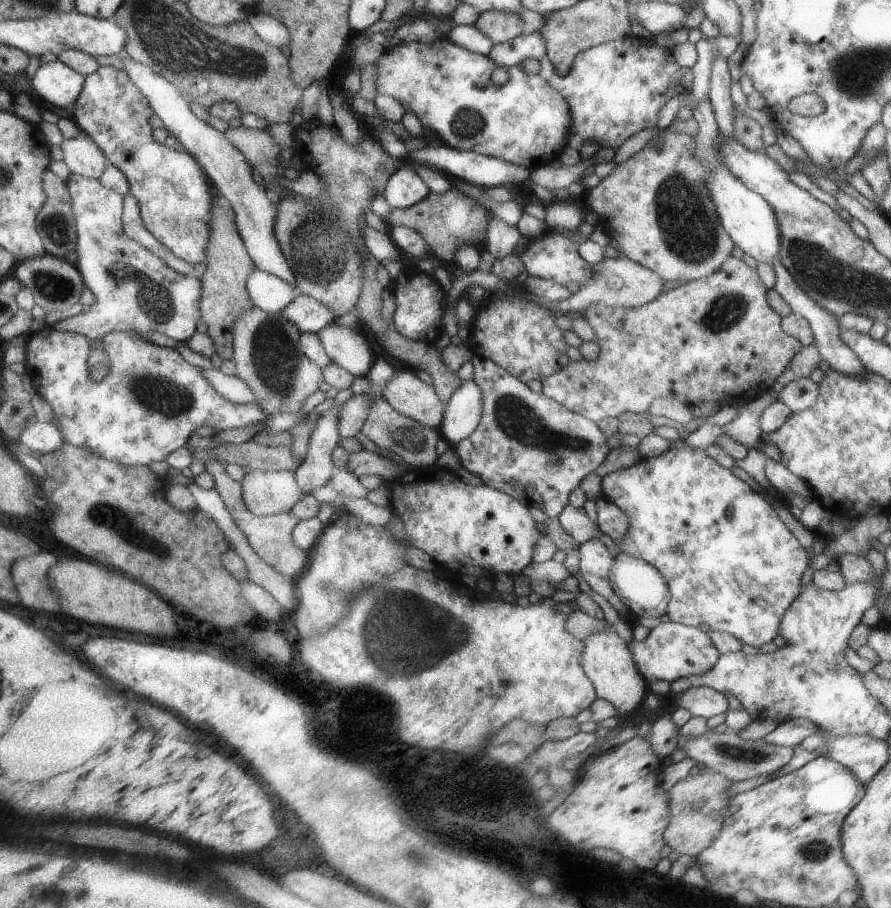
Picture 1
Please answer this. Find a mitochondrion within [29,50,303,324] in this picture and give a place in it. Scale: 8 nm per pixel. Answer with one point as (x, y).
(55, 225)

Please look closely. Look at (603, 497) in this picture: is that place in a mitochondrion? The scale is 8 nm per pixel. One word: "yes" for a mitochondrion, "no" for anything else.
no

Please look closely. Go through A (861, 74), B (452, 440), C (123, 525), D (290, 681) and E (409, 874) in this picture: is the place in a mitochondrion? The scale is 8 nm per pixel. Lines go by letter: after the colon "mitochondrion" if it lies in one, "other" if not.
A: mitochondrion
B: other
C: mitochondrion
D: other
E: mitochondrion

